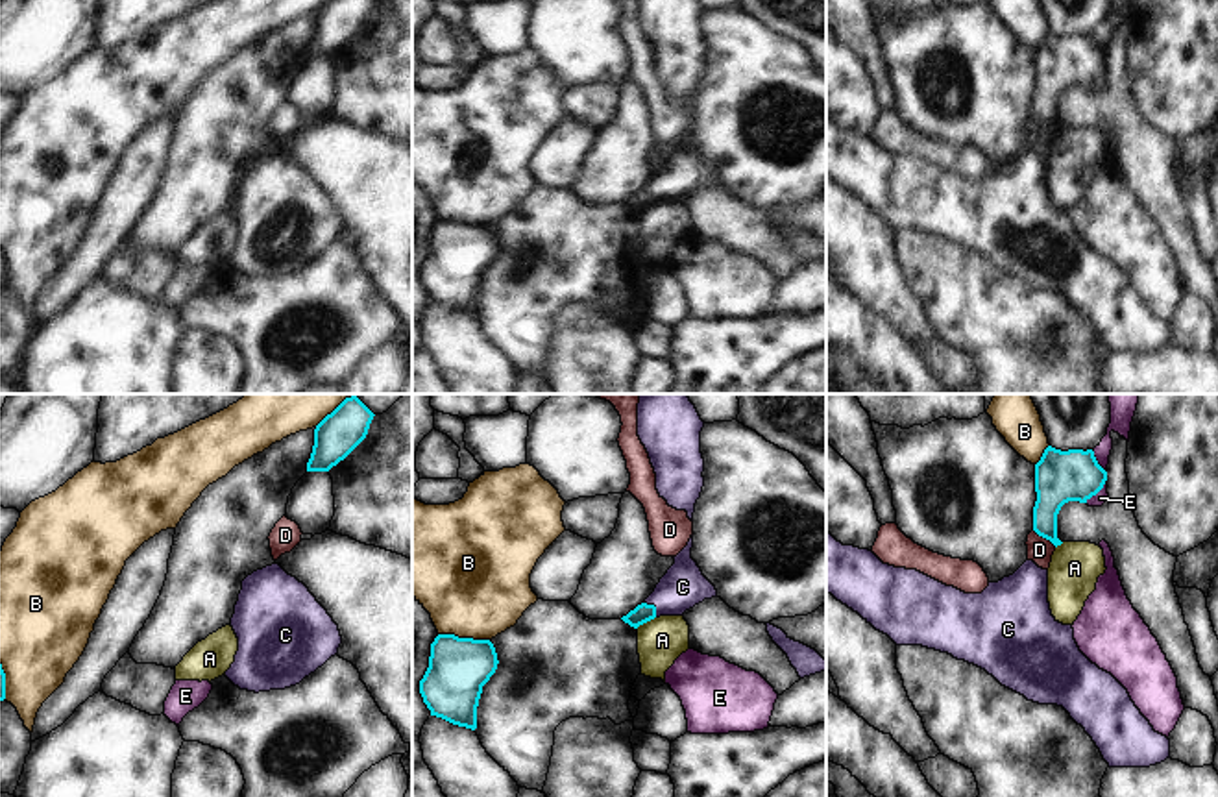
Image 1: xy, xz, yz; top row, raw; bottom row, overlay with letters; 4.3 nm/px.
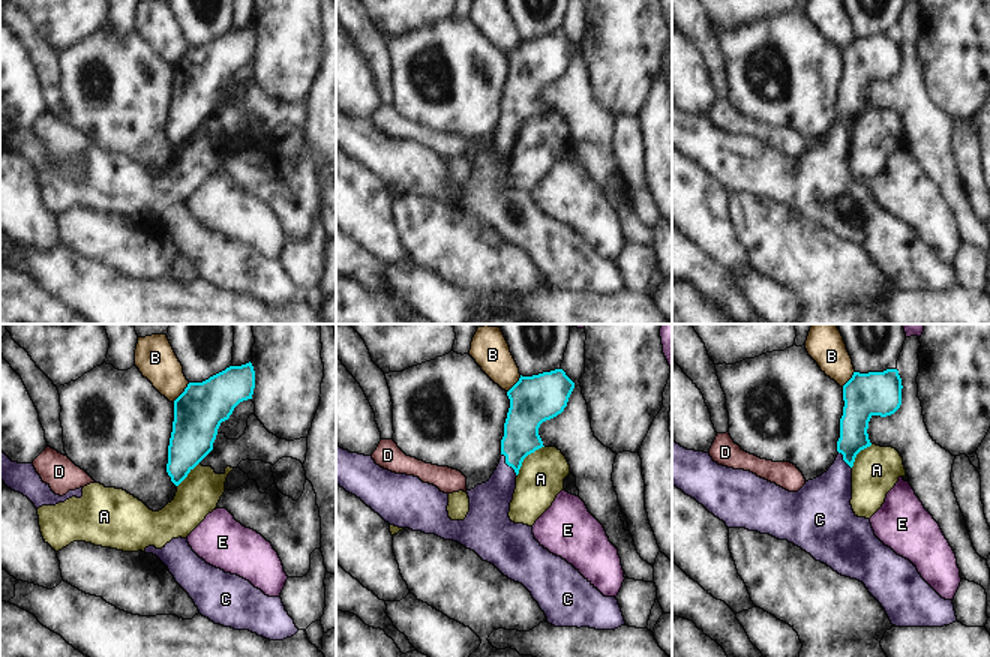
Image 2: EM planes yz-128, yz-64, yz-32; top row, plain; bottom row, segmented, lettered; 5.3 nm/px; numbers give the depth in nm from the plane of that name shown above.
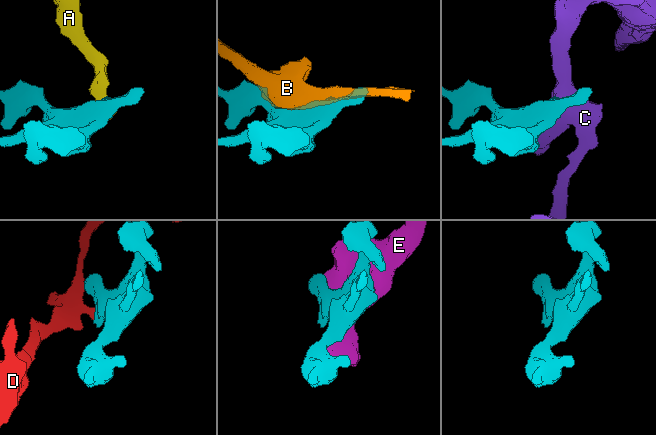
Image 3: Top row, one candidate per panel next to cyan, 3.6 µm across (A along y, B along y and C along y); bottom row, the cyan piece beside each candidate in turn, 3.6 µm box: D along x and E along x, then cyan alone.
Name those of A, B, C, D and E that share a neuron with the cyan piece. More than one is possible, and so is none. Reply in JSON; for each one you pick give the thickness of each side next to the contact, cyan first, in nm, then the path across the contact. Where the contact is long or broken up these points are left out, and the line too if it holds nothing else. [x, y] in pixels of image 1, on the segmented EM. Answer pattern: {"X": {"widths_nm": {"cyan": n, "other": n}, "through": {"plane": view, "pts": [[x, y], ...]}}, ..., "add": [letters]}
{"C": {"widths_nm": {"cyan": 90, "other": 190}, "through": {"plane": "xz", "pts": [[644, 613], [655, 607], [682, 587]]}}, "add": ["C"]}

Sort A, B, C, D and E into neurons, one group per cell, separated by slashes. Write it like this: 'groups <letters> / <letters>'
groups A / B / C / D / E

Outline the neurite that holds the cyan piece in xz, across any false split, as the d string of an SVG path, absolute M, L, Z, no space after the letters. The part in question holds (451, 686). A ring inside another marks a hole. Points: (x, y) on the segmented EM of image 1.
M438 634L431 644L429 668L420 681L420 693L431 716L475 730L482 686L497 664L490 640Z

